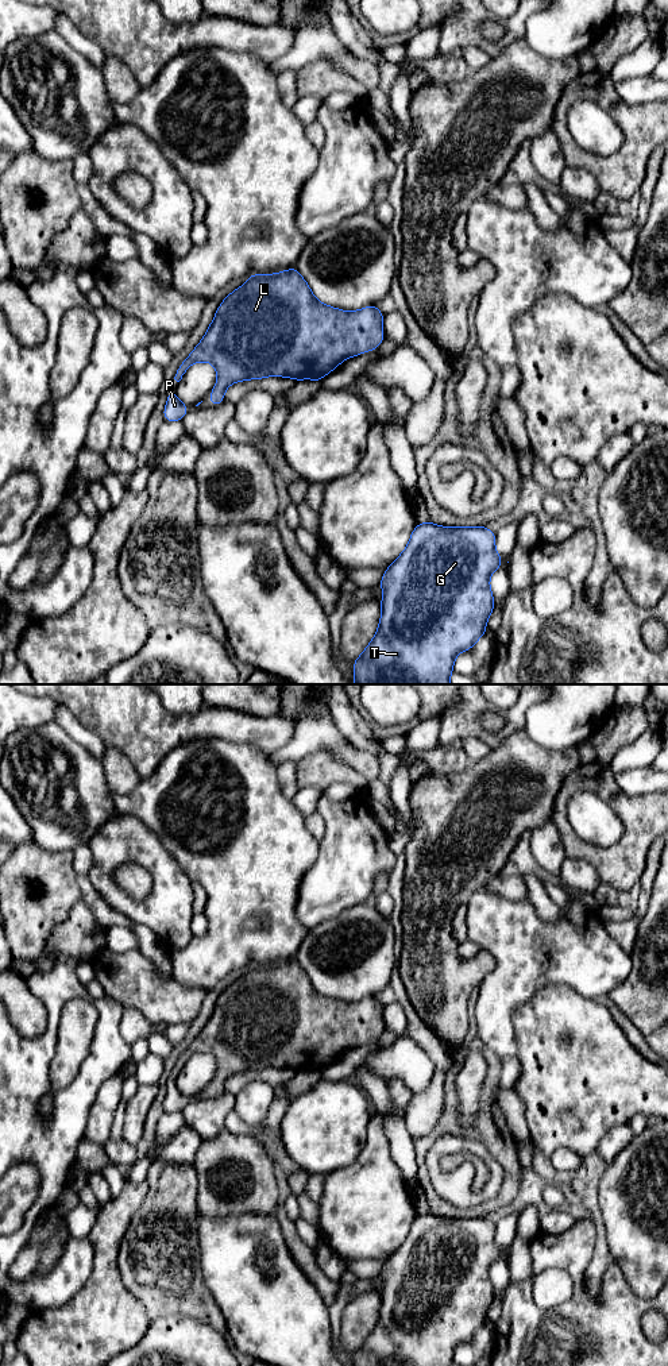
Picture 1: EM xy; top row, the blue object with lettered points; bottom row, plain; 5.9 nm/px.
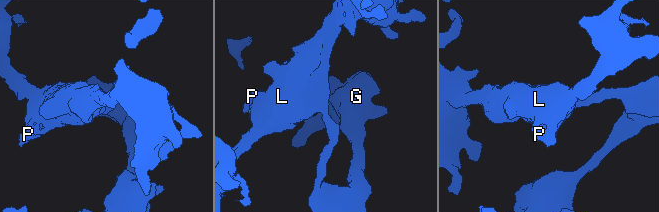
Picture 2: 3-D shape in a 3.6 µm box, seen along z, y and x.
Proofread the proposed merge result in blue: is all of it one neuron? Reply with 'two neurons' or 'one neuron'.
one neuron

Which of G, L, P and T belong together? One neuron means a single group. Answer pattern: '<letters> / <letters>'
G L P T

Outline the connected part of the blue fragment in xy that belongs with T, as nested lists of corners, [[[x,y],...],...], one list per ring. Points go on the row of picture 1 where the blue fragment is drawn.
[[[430,521],[417,524],[410,535],[410,540],[403,552],[395,562],[385,570],[385,575],[379,583],[383,595],[381,599],[382,614],[375,636],[366,647],[363,653],[354,661],[355,684],[449,684],[453,663],[460,652],[471,649],[475,643],[486,633],[487,620],[494,610],[494,597],[490,589],[491,574],[503,564],[501,556],[495,551],[495,533],[484,526],[456,526],[447,528],[436,525]]]

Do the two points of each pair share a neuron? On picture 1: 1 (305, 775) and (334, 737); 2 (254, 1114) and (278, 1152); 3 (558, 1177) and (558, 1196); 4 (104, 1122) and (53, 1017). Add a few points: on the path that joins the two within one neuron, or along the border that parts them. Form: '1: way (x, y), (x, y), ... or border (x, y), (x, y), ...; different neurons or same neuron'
1: border (296, 760), (316, 752), (329, 752), (348, 766); different neurons
2: way (257, 1123), (259, 1130), (271, 1142); same neuron
3: border (548, 1184), (559, 1187); different neurons
4: border (114, 1075), (99, 1089), (89, 1110), (87, 1131); different neurons

